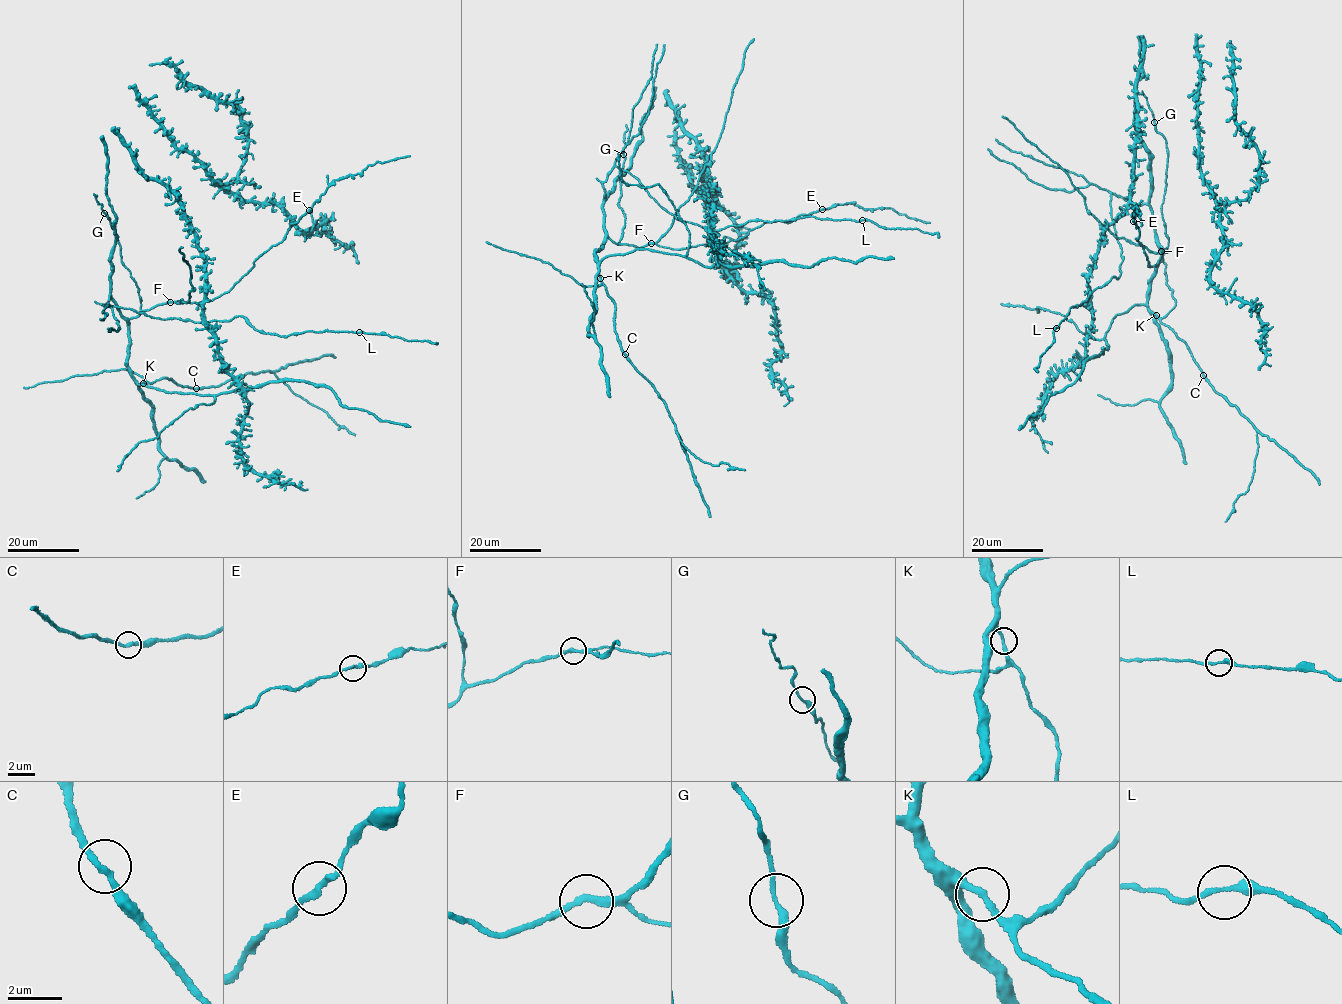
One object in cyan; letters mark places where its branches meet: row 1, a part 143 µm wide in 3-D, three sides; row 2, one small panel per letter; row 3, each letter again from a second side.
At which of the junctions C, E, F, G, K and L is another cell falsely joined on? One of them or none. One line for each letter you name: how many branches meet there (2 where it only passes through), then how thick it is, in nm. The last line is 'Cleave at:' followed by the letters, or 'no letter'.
Cleave at: no letter

